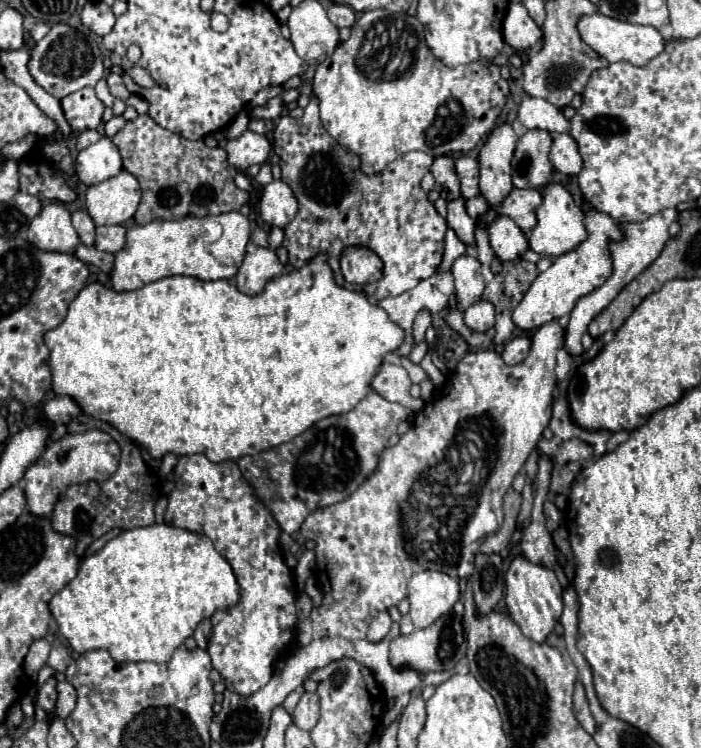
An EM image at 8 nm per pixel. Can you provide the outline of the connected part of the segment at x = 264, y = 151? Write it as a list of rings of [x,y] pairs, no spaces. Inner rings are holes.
[[[247,129],[239,139],[231,139],[225,149],[229,155],[229,165],[233,165],[239,171],[245,171],[253,163],[261,165],[267,161],[271,143],[267,141],[265,135]]]

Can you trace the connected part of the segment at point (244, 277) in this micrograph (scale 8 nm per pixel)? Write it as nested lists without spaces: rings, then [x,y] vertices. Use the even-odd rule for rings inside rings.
[[[257,247],[253,253],[247,253],[243,265],[235,275],[235,287],[249,295],[263,291],[265,283],[283,273],[283,265],[269,247]]]

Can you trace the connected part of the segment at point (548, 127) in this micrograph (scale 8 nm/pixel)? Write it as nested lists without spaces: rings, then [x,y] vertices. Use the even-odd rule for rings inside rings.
[[[523,97],[517,119],[525,129],[545,129],[549,133],[567,131],[567,119],[563,117],[561,109],[549,101],[543,101],[541,97]]]

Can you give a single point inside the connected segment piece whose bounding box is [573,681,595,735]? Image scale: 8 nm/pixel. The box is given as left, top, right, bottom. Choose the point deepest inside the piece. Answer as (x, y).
(580, 706)

